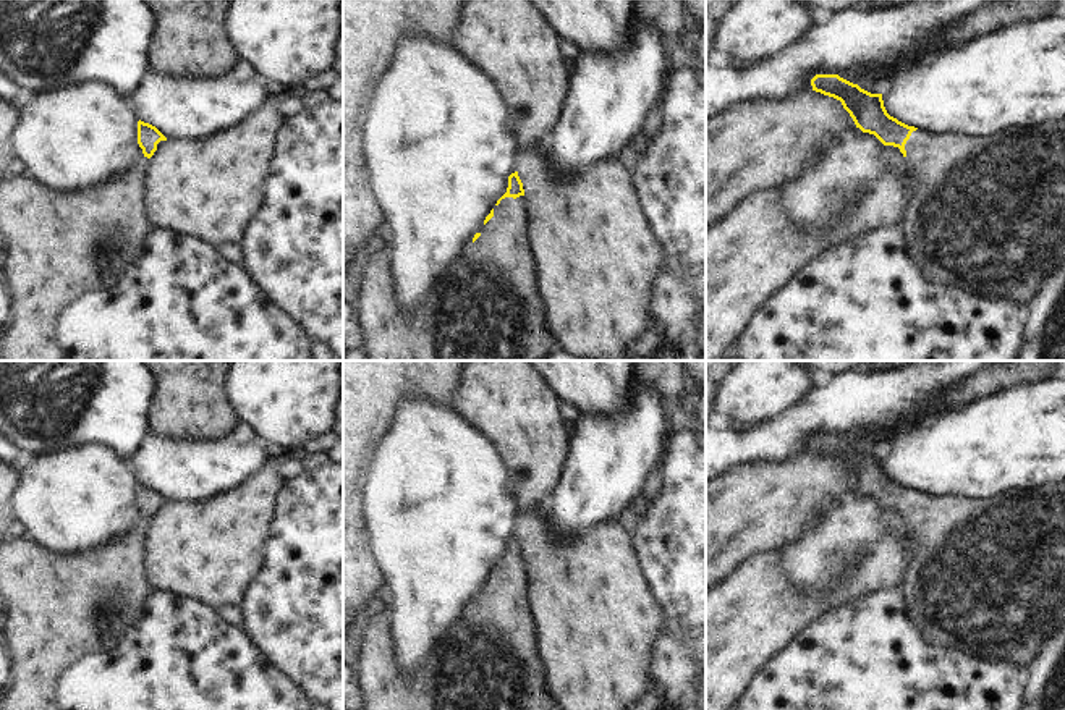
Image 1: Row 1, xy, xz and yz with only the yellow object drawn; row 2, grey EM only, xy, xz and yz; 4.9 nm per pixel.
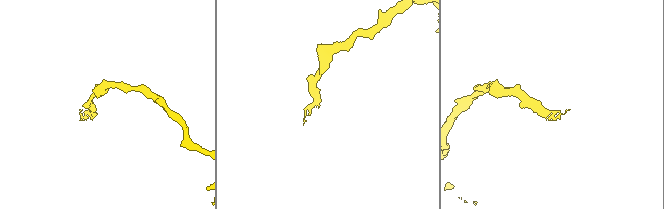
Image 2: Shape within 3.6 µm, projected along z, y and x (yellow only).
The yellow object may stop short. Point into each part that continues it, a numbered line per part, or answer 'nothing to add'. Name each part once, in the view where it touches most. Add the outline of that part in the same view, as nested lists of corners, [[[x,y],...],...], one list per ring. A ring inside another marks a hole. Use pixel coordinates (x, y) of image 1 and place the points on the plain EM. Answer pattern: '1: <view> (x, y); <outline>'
1: xz (491, 660); [[[524,558],[502,561],[481,598],[443,639],[429,668],[414,678],[400,666],[390,611],[377,608],[359,653],[366,710],[550,710],[555,700],[539,650],[539,619],[528,598],[529,587]]]

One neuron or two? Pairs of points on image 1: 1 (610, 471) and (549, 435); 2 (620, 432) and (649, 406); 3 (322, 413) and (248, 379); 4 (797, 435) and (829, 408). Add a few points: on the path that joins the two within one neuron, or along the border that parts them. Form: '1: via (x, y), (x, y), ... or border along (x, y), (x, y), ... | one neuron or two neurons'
1: border along (572, 437), (572, 455), (559, 484) | two neurons
2: via (627, 429), (643, 413) | one neuron
3: via (305, 405), (284, 384), (266, 384) | one neuron
4: via (805, 427), (821, 411) | one neuron

